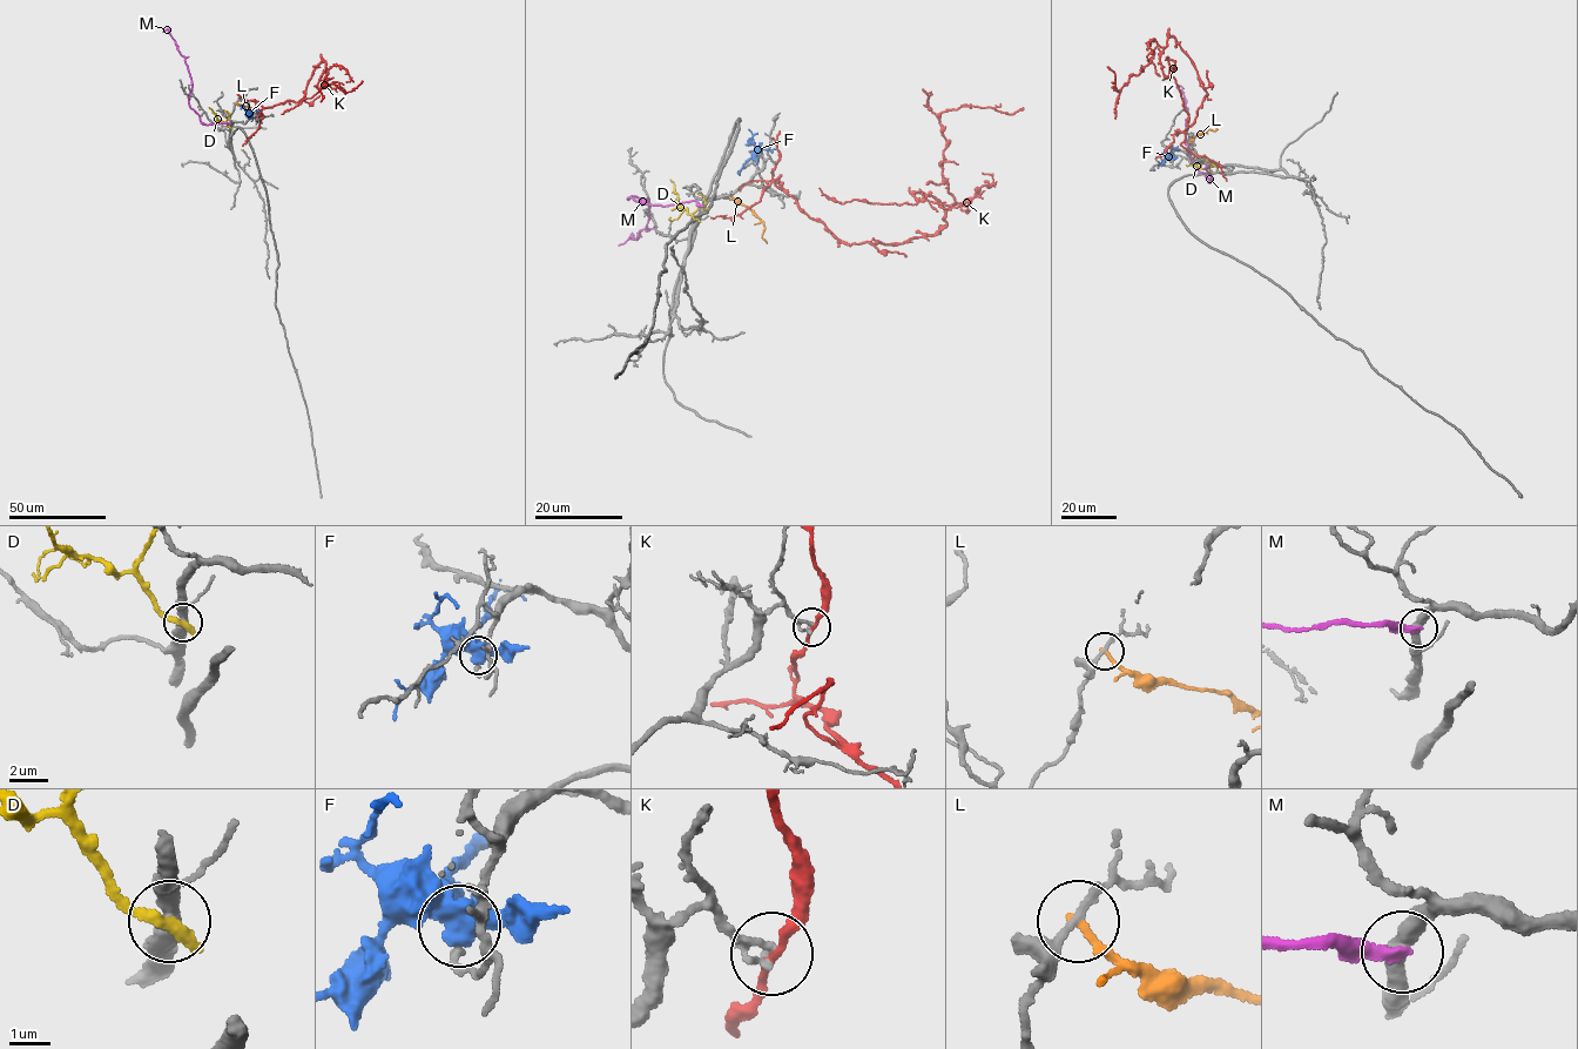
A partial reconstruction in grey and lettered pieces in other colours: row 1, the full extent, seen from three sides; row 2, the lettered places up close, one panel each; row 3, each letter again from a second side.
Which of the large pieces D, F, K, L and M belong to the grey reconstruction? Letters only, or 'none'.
none

